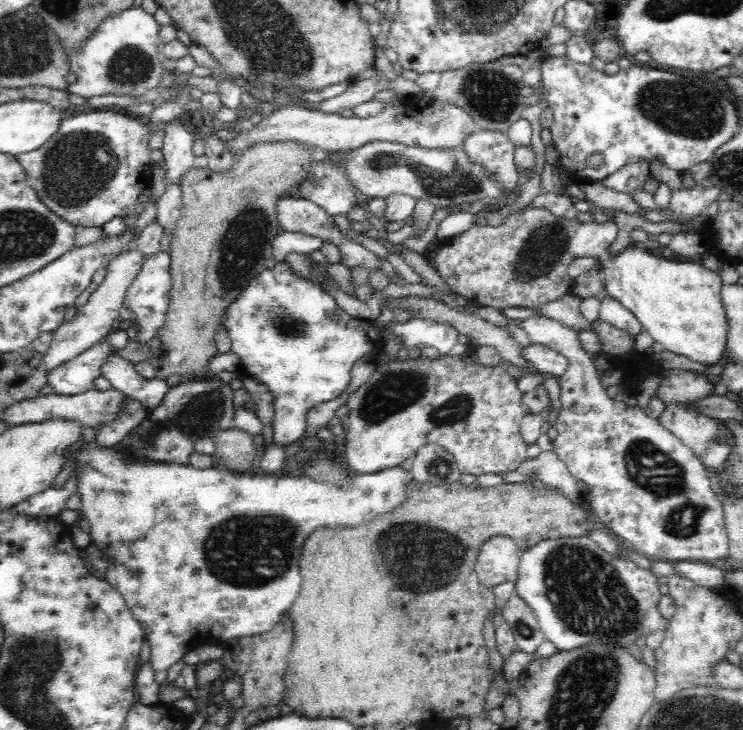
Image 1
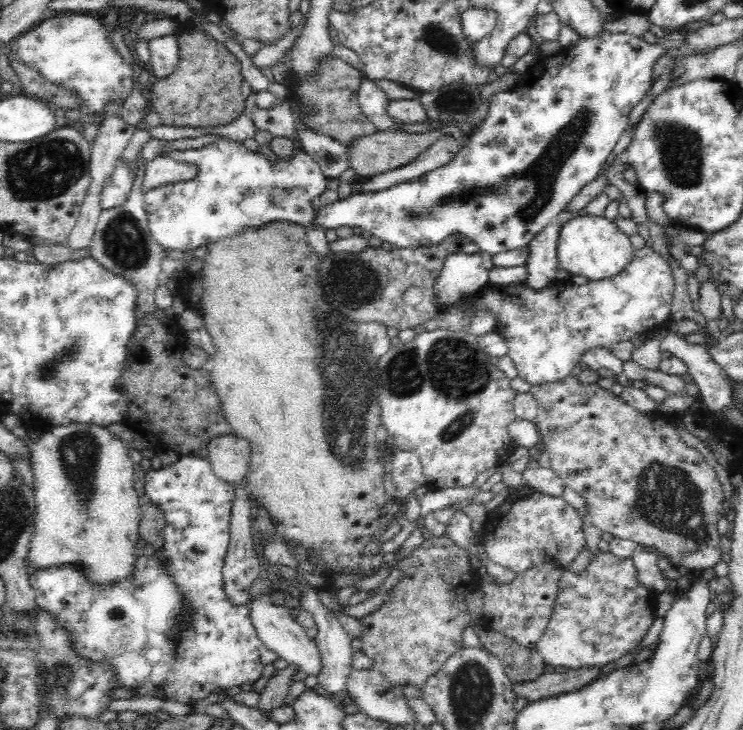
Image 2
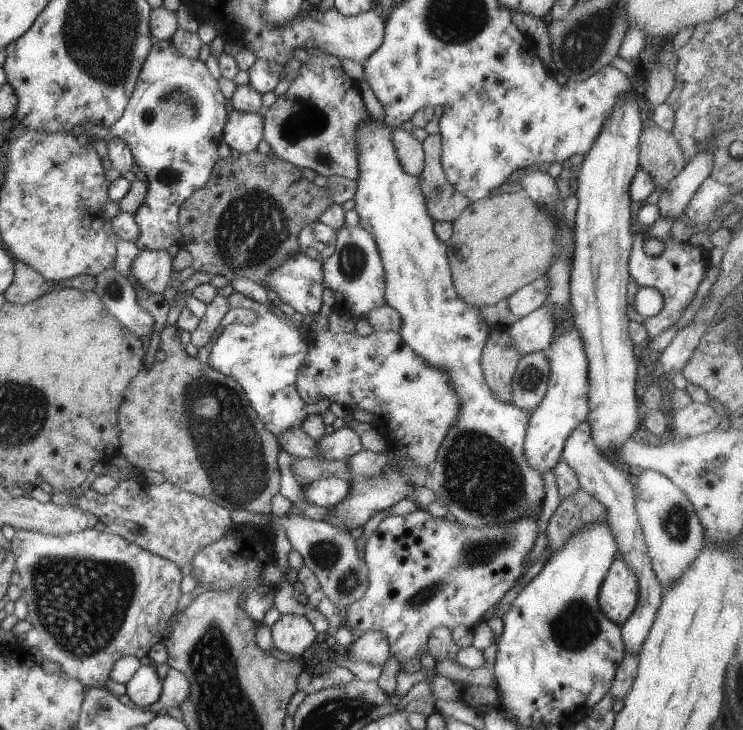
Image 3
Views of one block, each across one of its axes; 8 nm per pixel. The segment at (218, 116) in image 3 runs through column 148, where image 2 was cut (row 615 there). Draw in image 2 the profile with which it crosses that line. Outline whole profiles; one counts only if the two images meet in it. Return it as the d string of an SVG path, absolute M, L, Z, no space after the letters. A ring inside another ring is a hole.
M179 455L178 461L170 465L162 466L159 469L150 469L146 473L145 494L152 503L157 504L164 513L165 525L163 528L164 542L160 550L156 550L149 557L139 555L135 562L135 572L127 577L127 580L119 581L113 584L92 583L86 579L86 574L75 565L62 564L48 569L34 571L30 575L29 582L35 593L35 602L38 608L48 612L57 624L64 628L70 636L72 649L76 654L88 659L94 663L102 663L106 667L110 667L112 681L116 683L116 688L125 688L127 692L135 692L130 699L141 699L143 697L157 697L159 693L164 696L164 701L172 701L180 705L188 707L195 706L198 701L214 694L214 691L226 691L228 688L239 688L242 684L250 684L256 682L264 670L264 666L272 664L279 656L273 650L266 648L262 640L258 637L258 633L254 629L251 620L249 608L246 605L234 605L228 594L224 593L224 580L222 570L224 568L225 556L229 549L229 526L230 526L230 508L232 508L232 500L234 500L233 483L226 482L215 475L208 459L201 459L190 455Z

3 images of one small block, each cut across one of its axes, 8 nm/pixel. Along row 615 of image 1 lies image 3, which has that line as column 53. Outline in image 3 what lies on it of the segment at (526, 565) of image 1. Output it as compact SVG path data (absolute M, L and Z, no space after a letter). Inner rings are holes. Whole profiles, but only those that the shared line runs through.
M90 528L63 536L14 530L8 542L19 576L16 586L25 598L25 620L39 636L35 648L43 660L56 662L60 670L76 679L83 689L109 682L109 672L119 658L147 656L150 648L161 640L175 612L177 599L182 595L179 566L105 530L97 532Z

